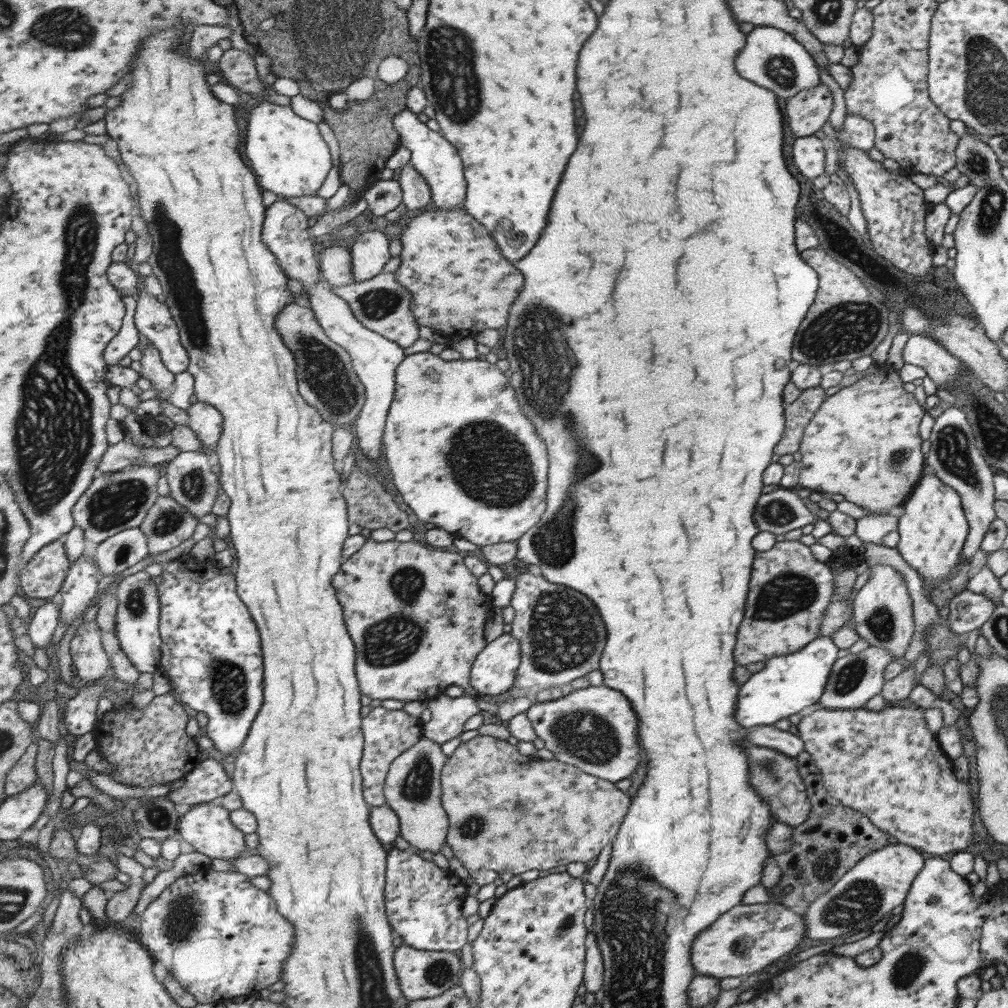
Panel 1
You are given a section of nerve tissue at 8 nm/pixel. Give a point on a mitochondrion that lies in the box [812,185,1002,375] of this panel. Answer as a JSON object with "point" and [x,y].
{"point":[839,241]}

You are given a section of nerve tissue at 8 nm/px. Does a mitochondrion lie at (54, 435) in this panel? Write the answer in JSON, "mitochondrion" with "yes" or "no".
{"mitochondrion":"yes"}

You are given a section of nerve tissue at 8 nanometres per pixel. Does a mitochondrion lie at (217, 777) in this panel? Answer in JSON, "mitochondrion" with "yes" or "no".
{"mitochondrion":"no"}

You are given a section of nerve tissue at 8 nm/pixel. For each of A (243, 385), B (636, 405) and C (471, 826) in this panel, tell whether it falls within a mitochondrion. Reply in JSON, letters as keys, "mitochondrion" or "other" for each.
{"A":"other","B":"other","C":"mitochondrion"}

